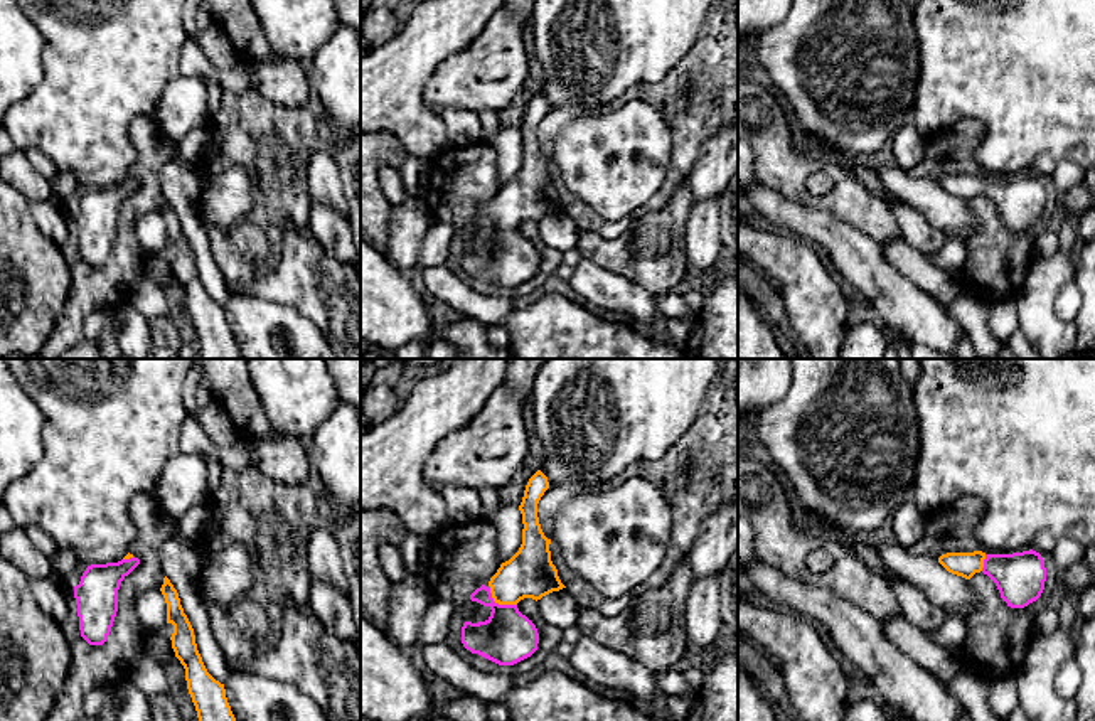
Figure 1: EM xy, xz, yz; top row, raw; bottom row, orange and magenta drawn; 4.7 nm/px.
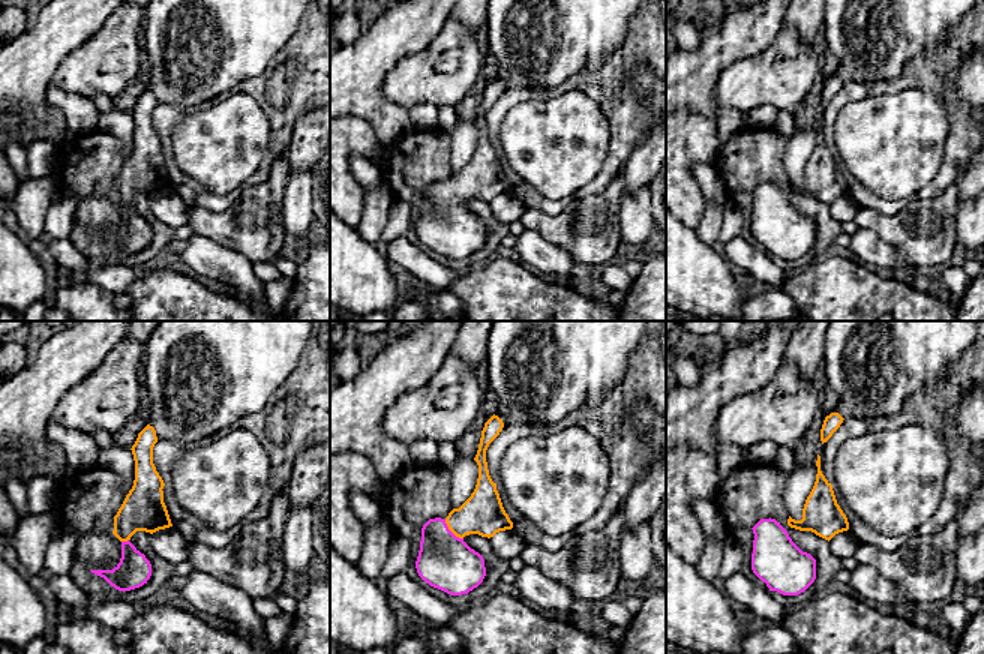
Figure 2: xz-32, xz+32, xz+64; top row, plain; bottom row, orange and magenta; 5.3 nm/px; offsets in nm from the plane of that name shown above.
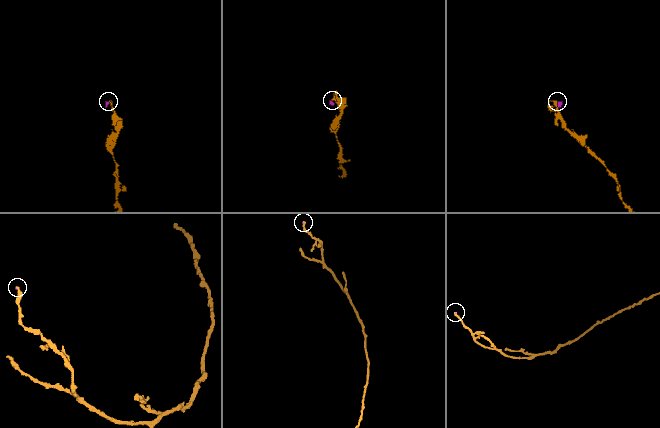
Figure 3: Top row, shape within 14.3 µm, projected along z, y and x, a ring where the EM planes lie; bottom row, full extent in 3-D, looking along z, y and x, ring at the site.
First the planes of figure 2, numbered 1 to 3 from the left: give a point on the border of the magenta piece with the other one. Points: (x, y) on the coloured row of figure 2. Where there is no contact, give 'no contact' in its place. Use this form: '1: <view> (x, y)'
1: xz-32 (125, 540)
2: xz+32 (452, 531)
3: no contact

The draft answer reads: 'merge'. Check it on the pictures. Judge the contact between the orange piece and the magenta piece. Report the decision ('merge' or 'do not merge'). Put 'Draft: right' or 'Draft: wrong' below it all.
merge
Draft: right

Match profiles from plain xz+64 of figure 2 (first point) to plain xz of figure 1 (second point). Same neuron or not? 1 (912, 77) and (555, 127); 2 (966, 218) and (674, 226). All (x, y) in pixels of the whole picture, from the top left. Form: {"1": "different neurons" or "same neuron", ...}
{"1": "same neuron", "2": "different neurons"}

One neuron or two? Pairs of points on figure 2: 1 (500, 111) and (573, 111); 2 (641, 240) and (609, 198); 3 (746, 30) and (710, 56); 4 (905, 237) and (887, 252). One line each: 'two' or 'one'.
1: two
2: two
3: one
4: two

